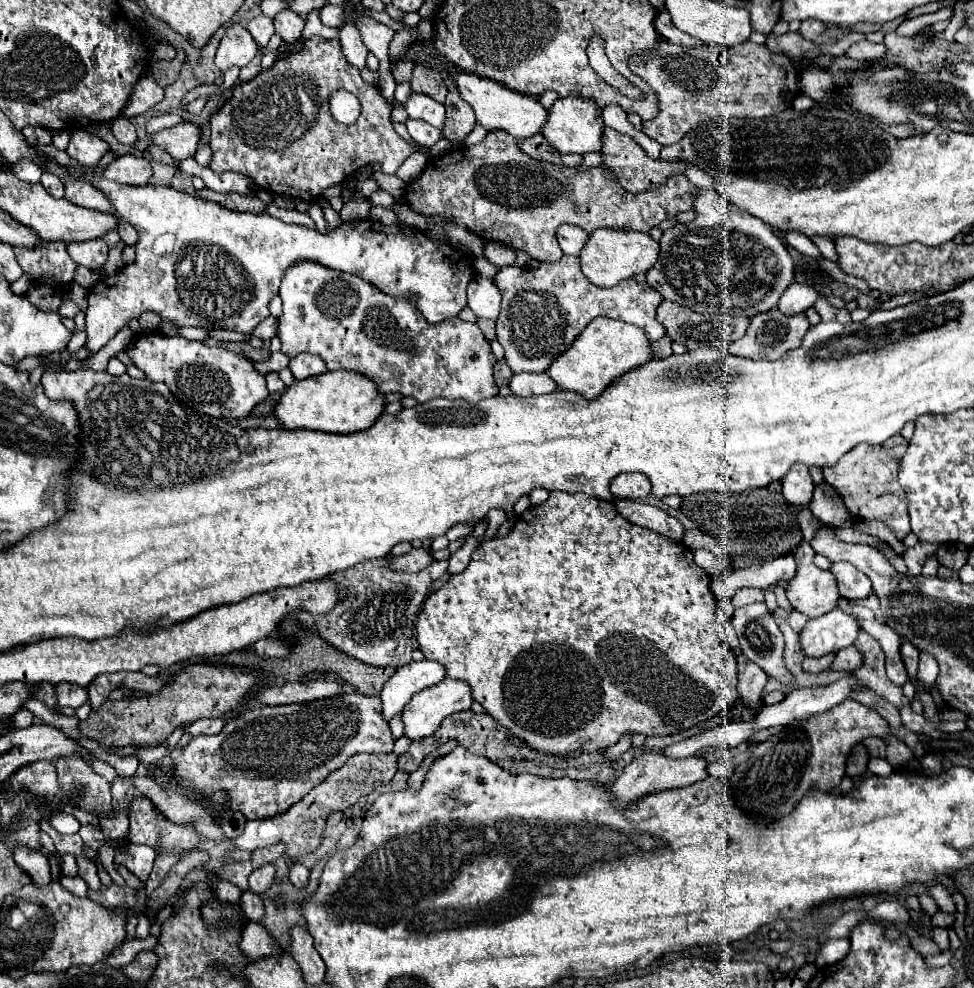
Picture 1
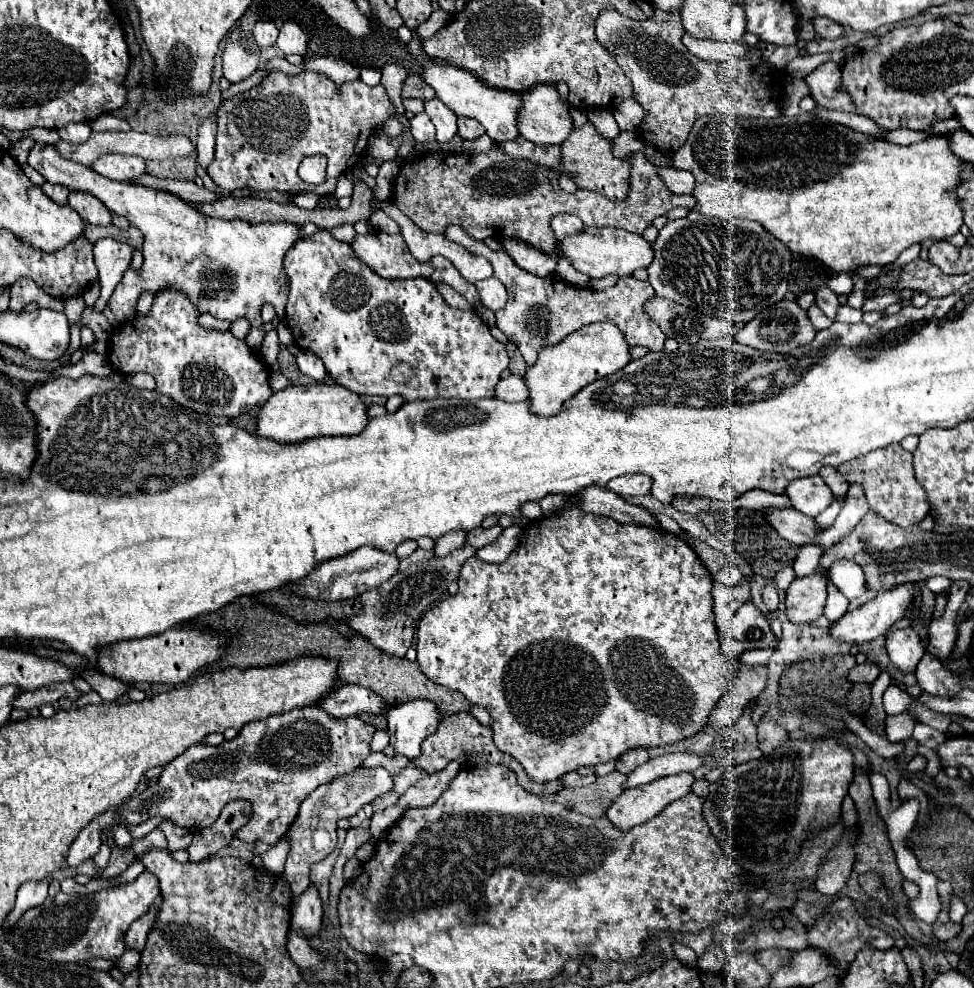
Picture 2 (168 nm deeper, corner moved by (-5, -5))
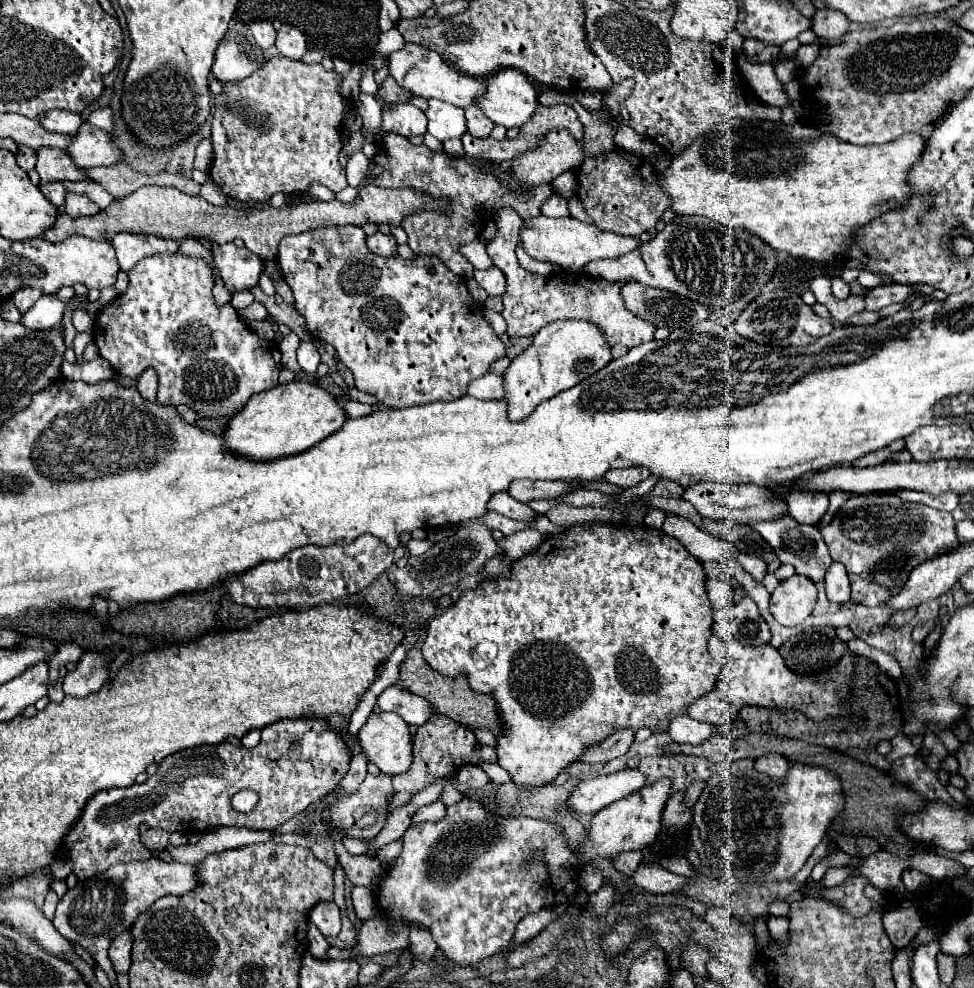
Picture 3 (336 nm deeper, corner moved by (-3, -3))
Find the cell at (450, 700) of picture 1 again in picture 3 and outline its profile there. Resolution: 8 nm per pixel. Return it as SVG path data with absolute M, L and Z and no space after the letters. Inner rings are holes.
M372 713L368 723L358 731L358 741L362 751L368 755L368 761L376 763L378 769L388 775L398 775L408 771L408 767L412 765L412 755L414 755L412 739L414 735L410 731L410 725L404 723L400 715L392 715L392 713Z

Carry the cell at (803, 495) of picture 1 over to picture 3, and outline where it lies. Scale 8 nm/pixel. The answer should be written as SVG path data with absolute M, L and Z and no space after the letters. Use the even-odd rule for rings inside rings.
M792 487L786 497L788 511L798 523L818 525L822 515L828 509L828 495L820 495L818 491L800 491L800 487Z

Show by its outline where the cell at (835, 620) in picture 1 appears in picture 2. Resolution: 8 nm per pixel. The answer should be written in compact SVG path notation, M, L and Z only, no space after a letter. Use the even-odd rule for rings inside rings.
M904 583L904 585L898 585L886 593L878 593L872 601L868 601L866 605L858 607L856 611L850 611L846 613L842 619L838 619L832 627L830 627L830 635L838 641L848 641L848 643L866 643L866 641L872 641L880 635L886 635L886 631L890 631L890 627L902 619L908 611L908 607L916 601L918 593L916 593L916 587L918 583Z

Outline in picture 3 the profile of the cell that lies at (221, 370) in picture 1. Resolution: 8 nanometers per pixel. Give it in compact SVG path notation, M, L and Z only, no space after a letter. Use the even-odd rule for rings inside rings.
M152 255L152 257L146 257L142 259L130 273L130 285L128 285L128 291L120 297L116 297L112 301L112 305L104 307L102 313L96 317L96 323L94 323L94 343L98 345L100 349L100 357L104 357L112 369L124 377L138 377L146 367L154 367L156 373L158 373L158 403L160 405L192 405L192 409L202 415L202 417L222 417L222 415L236 415L252 395L256 393L262 393L262 391L268 391L272 387L278 385L278 373L282 369L282 363L280 363L280 351L276 347L276 343L272 341L260 341L258 335L254 331L250 331L244 323L240 323L238 319L238 313L232 305L224 305L224 307L218 307L214 301L212 301L212 275L208 271L208 265L202 263L200 259L194 259L194 257L186 257L186 255Z

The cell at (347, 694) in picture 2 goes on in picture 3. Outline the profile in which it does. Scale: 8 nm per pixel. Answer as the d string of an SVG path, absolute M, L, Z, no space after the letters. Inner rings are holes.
M392 685L378 695L376 707L380 711L394 711L394 713L402 715L410 725L416 725L416 727L426 723L434 715L434 711L430 709L430 703L426 699L408 693L398 685Z

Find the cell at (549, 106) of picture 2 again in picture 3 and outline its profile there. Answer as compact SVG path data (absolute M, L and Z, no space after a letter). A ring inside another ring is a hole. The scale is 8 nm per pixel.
M502 69L494 75L484 79L488 93L478 103L488 119L506 129L522 127L532 119L538 109L538 89L532 81L516 71L516 69Z

